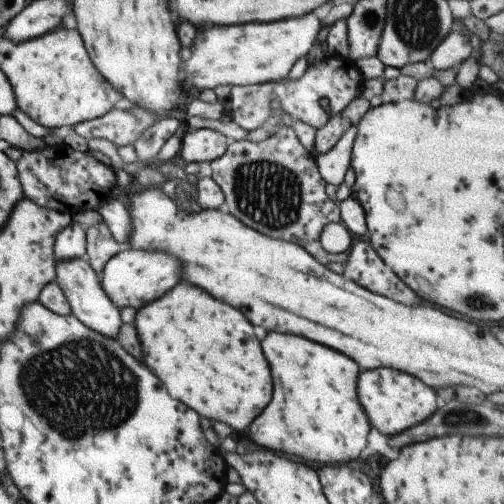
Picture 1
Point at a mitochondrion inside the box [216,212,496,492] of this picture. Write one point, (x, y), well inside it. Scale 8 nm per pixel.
(461, 417)

